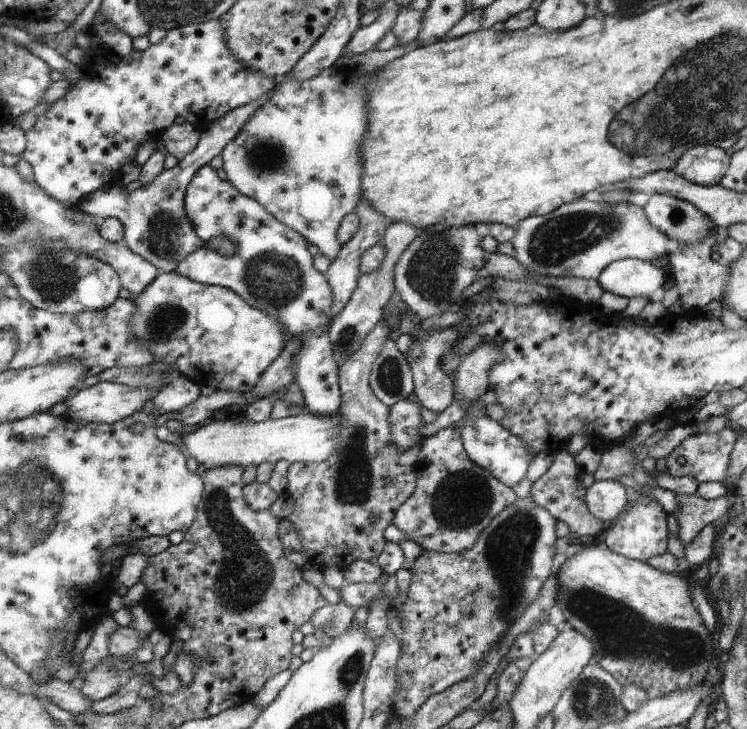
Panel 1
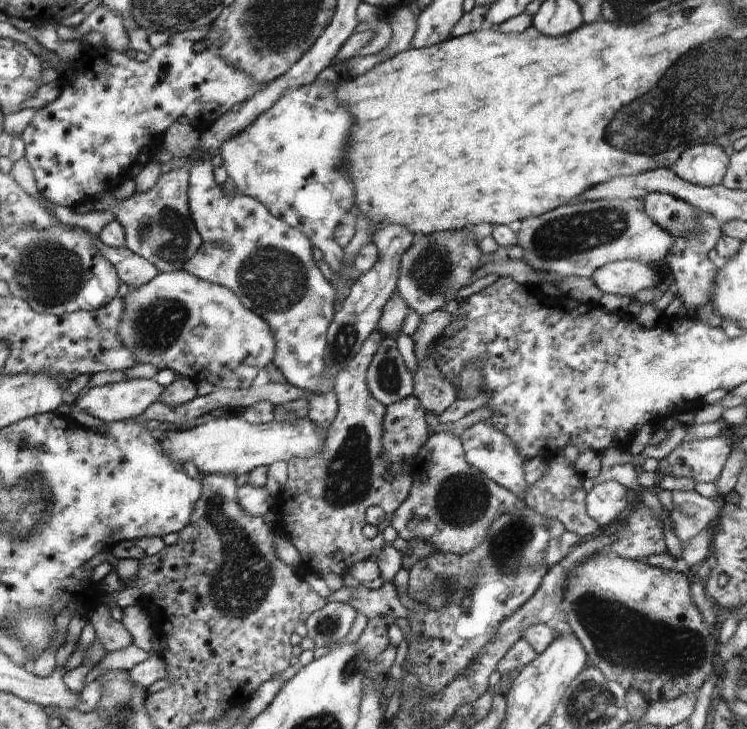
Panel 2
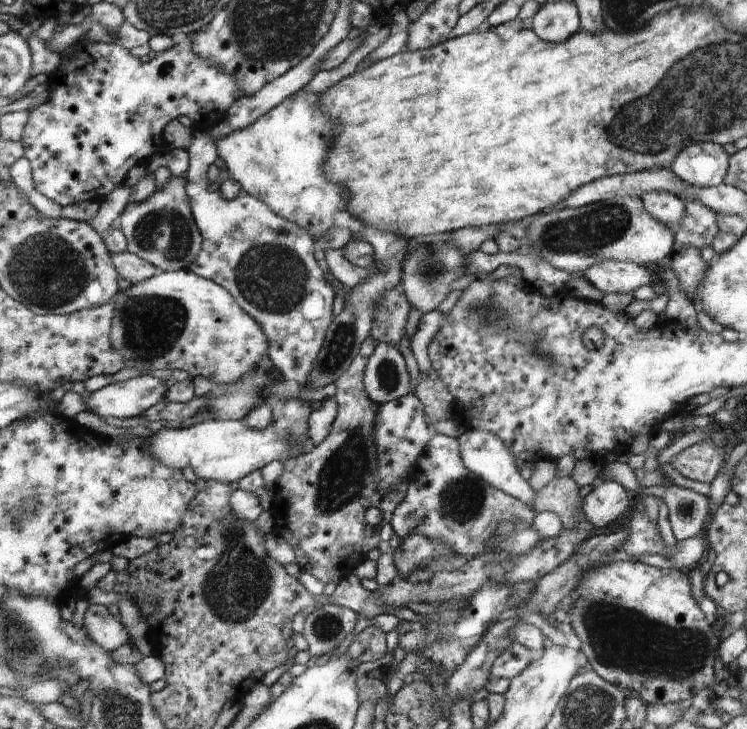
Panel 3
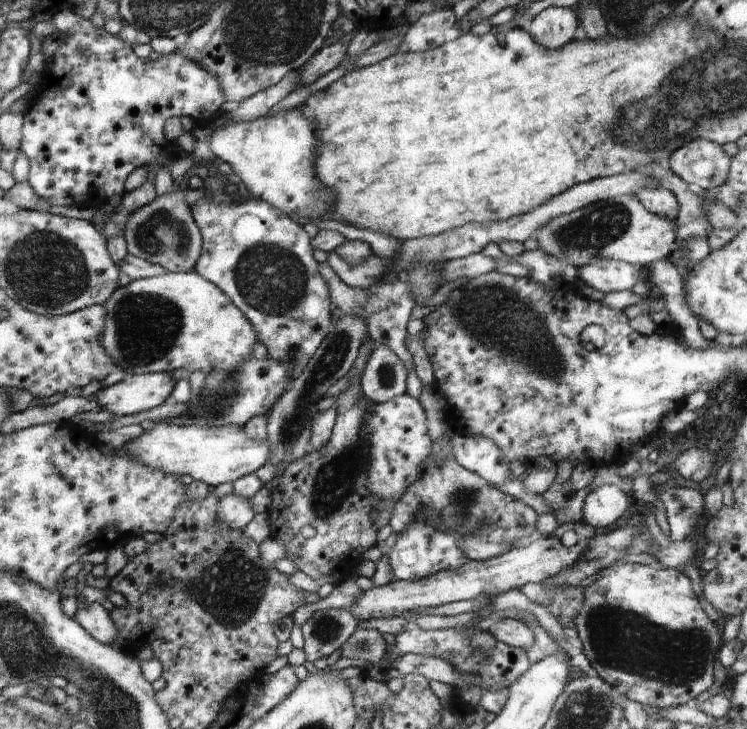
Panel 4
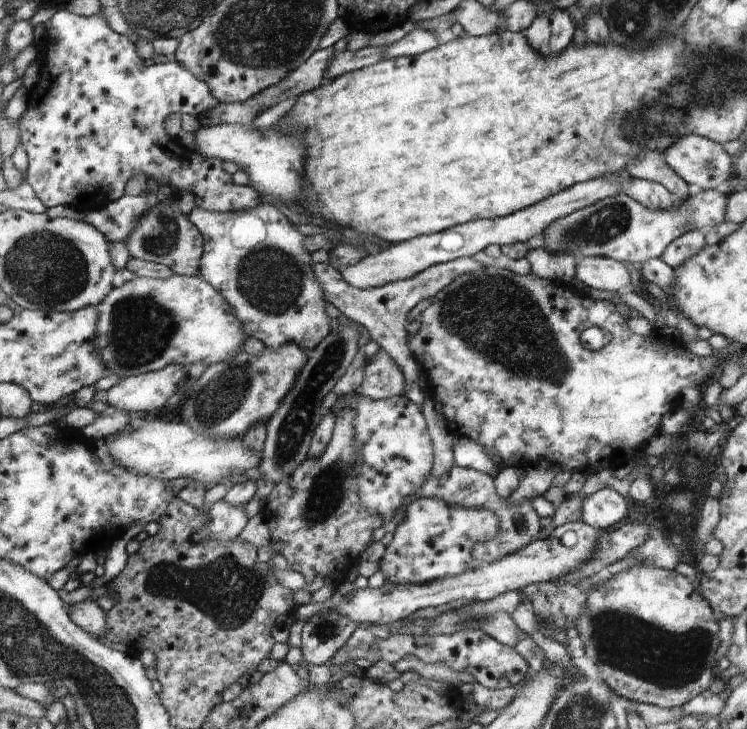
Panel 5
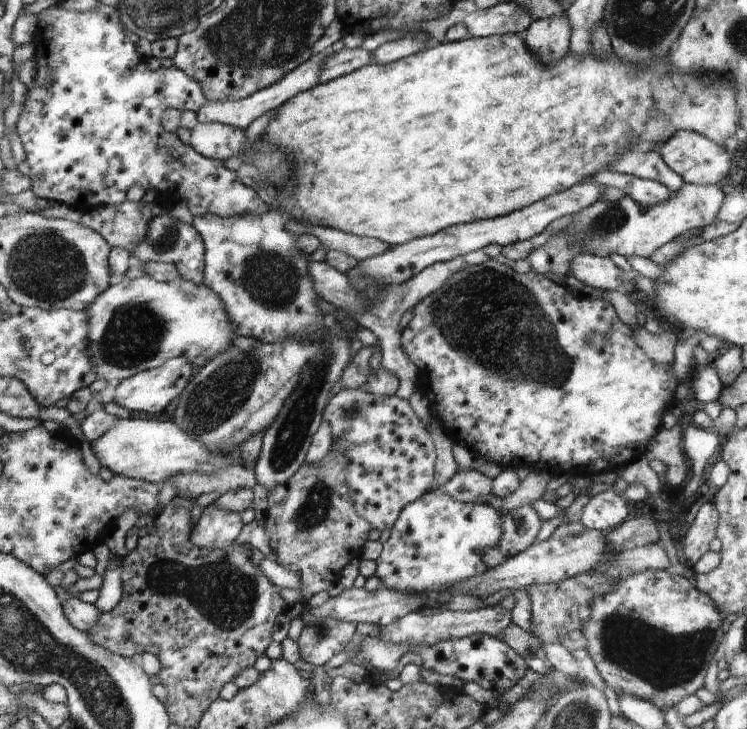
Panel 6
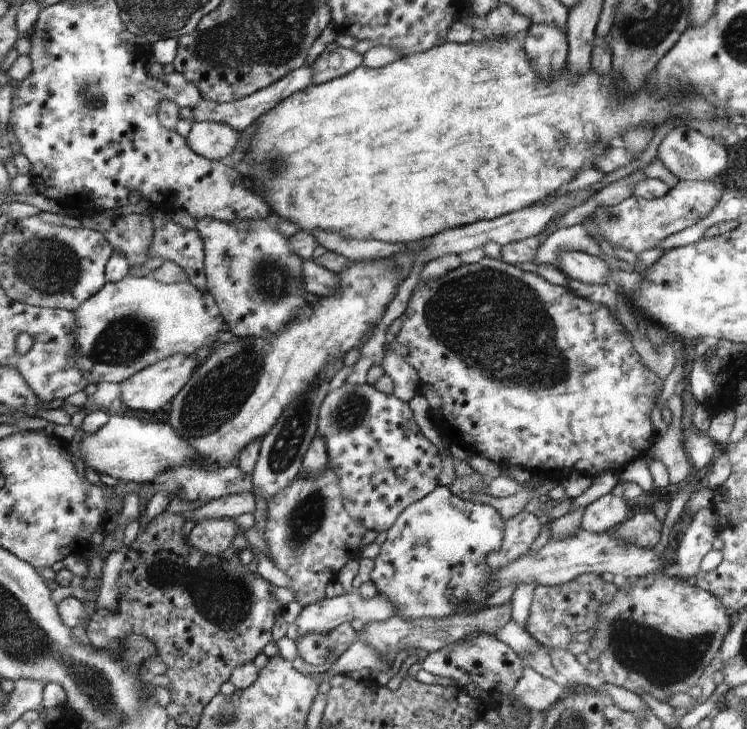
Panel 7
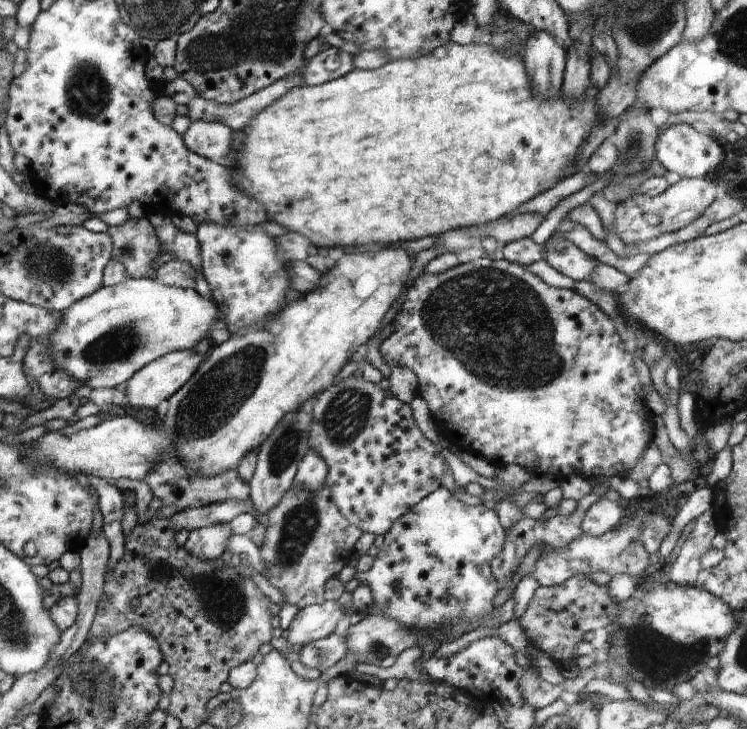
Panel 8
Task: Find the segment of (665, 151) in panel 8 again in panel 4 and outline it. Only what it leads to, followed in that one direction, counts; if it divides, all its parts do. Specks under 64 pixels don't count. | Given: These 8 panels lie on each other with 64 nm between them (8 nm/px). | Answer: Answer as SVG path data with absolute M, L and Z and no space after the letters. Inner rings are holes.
M698 137L671 153L668 167L692 188L704 192L726 184L731 158L722 145Z

